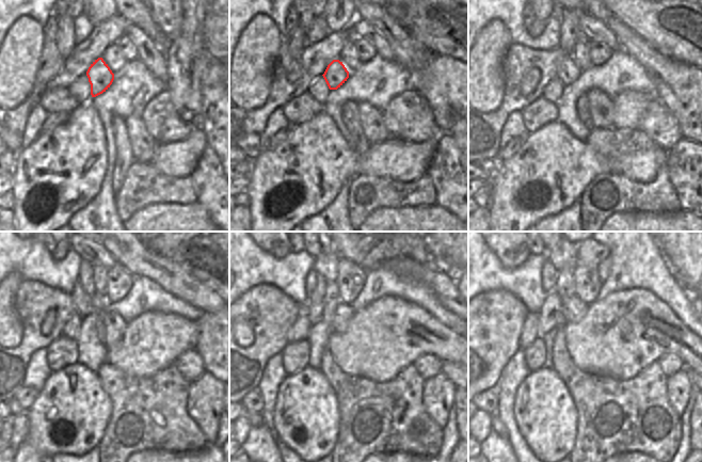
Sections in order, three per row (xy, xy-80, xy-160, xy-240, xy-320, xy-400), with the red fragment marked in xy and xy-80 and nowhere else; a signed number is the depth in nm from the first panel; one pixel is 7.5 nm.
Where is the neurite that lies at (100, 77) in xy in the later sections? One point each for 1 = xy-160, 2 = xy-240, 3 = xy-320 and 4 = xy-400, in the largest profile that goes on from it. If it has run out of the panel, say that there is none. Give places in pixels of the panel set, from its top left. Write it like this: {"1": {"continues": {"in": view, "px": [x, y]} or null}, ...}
{"1": {"continues": {"in": "xy-160", "px": [569, 72]}}, "2": {"continues": {"in": "xy-240", "px": [81, 301]}}, "3": {"continues": {"in": "xy-320", "px": [310, 283]}}, "4": {"continues": {"in": "xy-400", "px": [548, 273]}}}

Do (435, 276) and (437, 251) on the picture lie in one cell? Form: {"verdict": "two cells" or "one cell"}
{"verdict": "two cells"}

